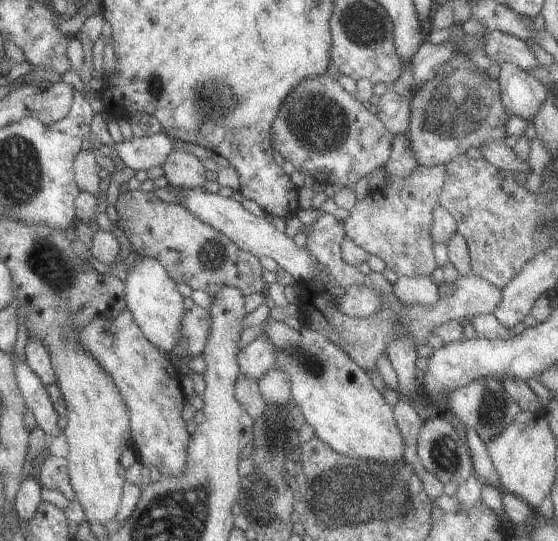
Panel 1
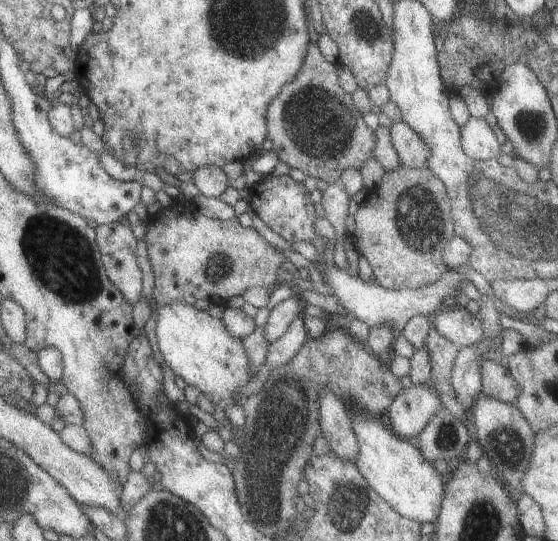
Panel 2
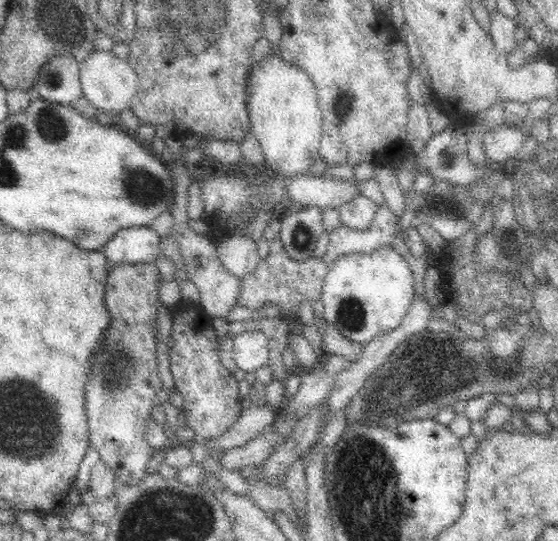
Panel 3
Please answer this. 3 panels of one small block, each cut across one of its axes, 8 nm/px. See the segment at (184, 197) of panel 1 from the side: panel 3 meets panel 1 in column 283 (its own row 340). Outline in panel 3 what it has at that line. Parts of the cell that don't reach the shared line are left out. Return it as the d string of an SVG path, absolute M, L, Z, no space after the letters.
M258 330L242 334L234 340L234 362L238 370L246 374L256 374L260 368L266 368L272 356L272 340Z

